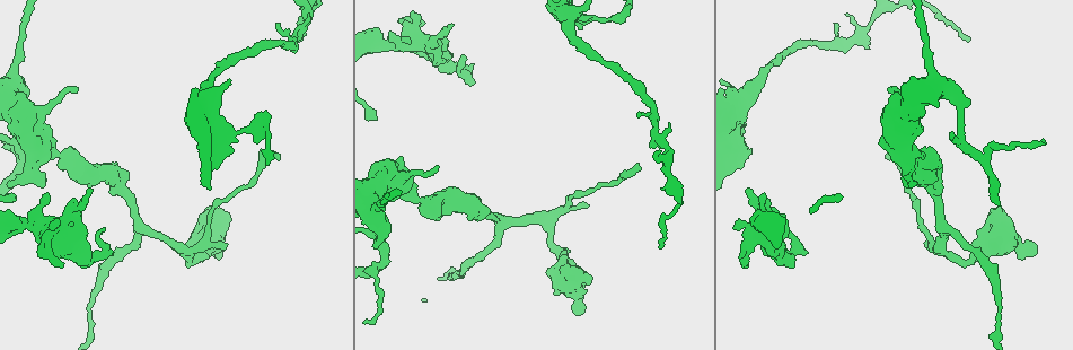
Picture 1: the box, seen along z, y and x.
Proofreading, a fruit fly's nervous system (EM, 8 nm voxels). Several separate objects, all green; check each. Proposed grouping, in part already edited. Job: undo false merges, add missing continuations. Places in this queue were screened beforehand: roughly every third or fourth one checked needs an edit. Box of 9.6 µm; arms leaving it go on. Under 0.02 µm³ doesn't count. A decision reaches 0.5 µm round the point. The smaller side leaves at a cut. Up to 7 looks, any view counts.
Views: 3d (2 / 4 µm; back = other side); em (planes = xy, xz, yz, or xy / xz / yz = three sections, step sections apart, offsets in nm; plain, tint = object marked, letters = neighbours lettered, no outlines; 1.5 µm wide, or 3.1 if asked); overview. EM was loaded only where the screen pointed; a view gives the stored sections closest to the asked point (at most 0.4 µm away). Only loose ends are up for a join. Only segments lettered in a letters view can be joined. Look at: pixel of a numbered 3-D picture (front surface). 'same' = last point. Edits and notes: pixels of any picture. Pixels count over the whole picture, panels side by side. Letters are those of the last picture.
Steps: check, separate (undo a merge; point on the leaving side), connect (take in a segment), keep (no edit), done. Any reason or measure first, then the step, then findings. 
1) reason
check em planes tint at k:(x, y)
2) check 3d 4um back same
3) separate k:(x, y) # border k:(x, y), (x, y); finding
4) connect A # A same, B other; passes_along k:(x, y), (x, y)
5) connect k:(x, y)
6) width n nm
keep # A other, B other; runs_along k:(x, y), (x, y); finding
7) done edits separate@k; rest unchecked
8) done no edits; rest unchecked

an open end
check em xy step 8 letters at 1:(57, 255)

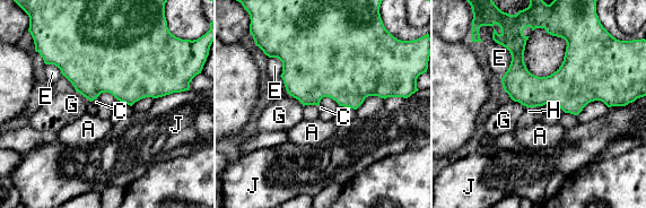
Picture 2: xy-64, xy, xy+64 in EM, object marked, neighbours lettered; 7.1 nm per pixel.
check em planes letters same

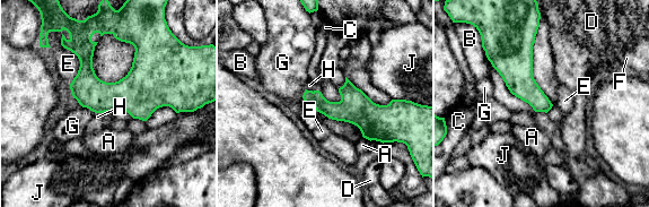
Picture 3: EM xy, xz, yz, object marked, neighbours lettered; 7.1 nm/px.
keep # A other, B other, C other, D other, E other, F other, G other, H other, J other; border 3:(314, 109), (353, 123), (362, 136); none of them fits

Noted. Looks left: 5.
free end
check em planes tint at 1:(309, 13)

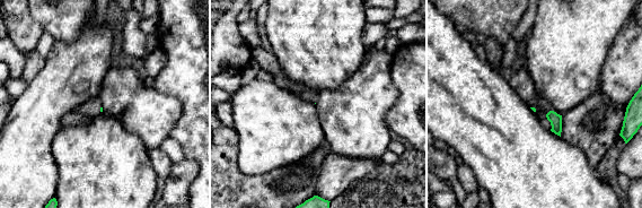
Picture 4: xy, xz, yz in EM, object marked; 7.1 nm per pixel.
what lies round it
check em planes letters same

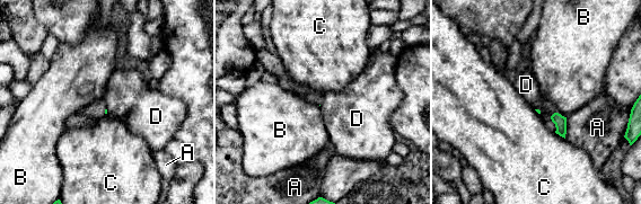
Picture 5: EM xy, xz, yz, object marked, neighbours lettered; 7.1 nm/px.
keep # A other, B other, C other, D other; border 5:(555, 112), (550, 118); none of them fits

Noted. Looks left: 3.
calibre changes
check 3d 4um at 1:(575, 278)

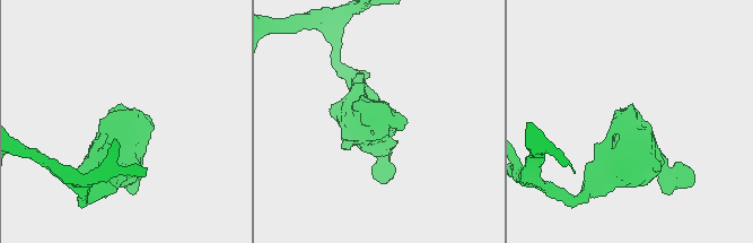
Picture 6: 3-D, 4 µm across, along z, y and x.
check em xy step 8 tint at 6:(129, 119)

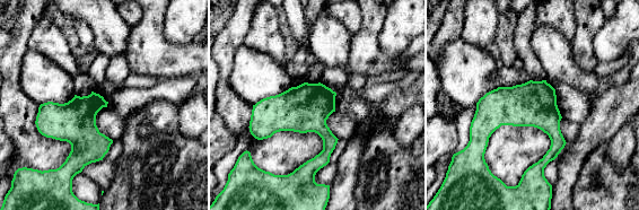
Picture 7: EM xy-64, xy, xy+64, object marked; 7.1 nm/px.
check em yz step 8 letters same

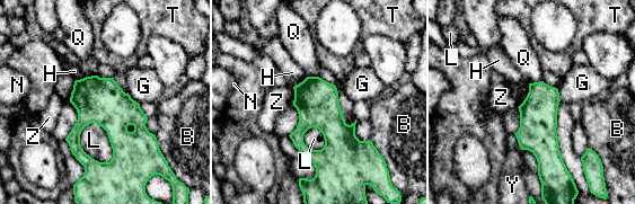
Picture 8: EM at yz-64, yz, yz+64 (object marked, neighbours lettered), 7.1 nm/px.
width 300 nm
keep # B other, G other, H other, L other, N other, Q other, T other, Y other, Z other; border 8:(91, 122), (106, 132), (108, 162); continuous, no second neuron

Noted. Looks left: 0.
done no edits; rest unchecked

